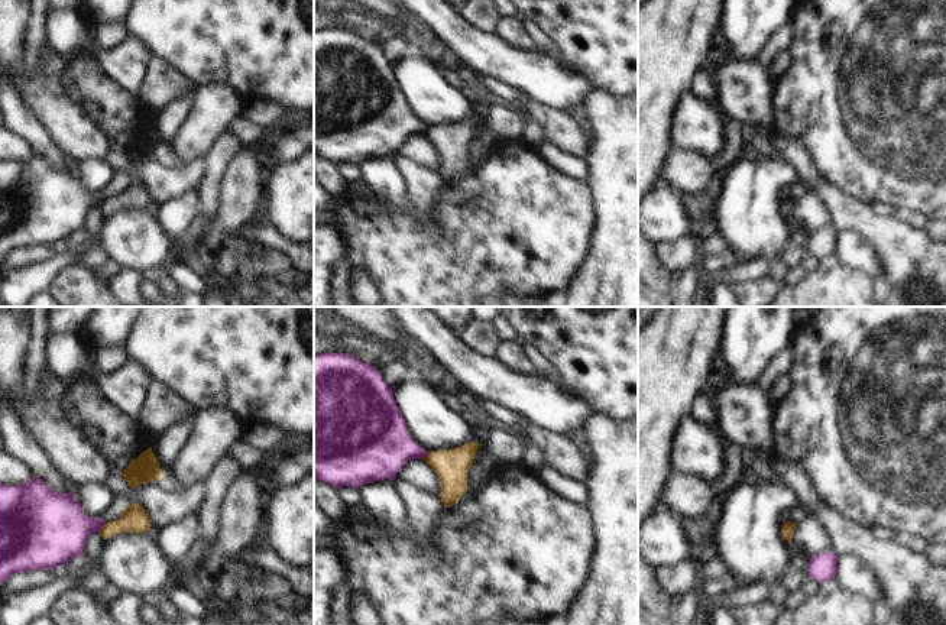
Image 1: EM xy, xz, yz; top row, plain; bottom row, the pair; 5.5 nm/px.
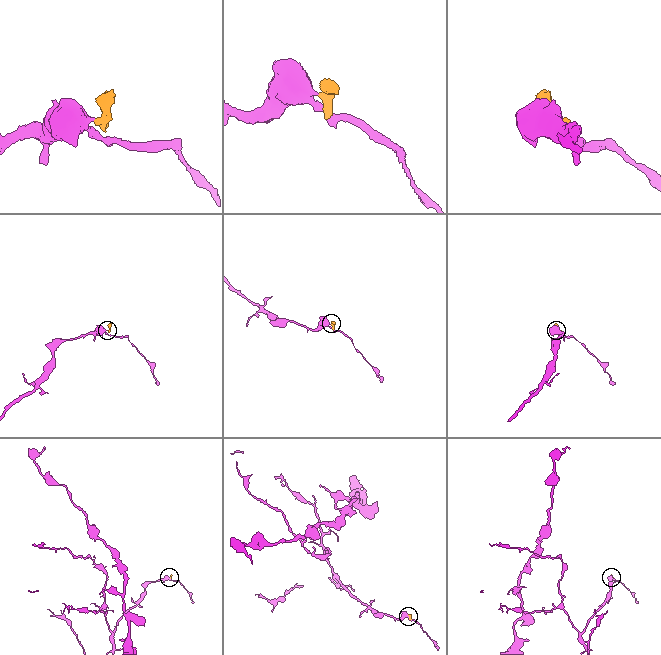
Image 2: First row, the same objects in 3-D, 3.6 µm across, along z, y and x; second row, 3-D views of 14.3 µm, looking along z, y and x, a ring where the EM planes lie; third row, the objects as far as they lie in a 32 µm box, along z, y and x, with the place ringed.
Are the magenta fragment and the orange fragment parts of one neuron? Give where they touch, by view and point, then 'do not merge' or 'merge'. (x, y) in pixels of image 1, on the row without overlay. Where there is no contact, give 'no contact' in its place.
xy (101, 203) | do not merge

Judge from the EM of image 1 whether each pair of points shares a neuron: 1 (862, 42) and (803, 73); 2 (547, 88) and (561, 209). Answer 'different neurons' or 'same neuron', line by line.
1: same neuron
2: different neurons

